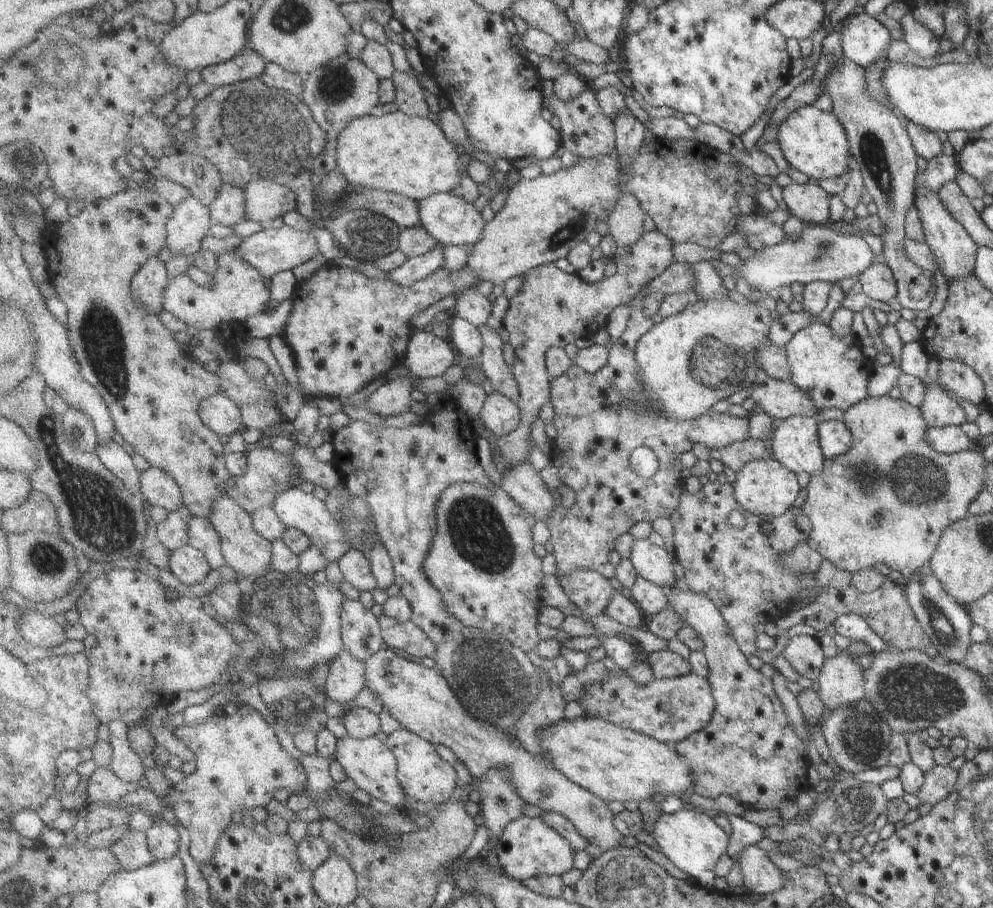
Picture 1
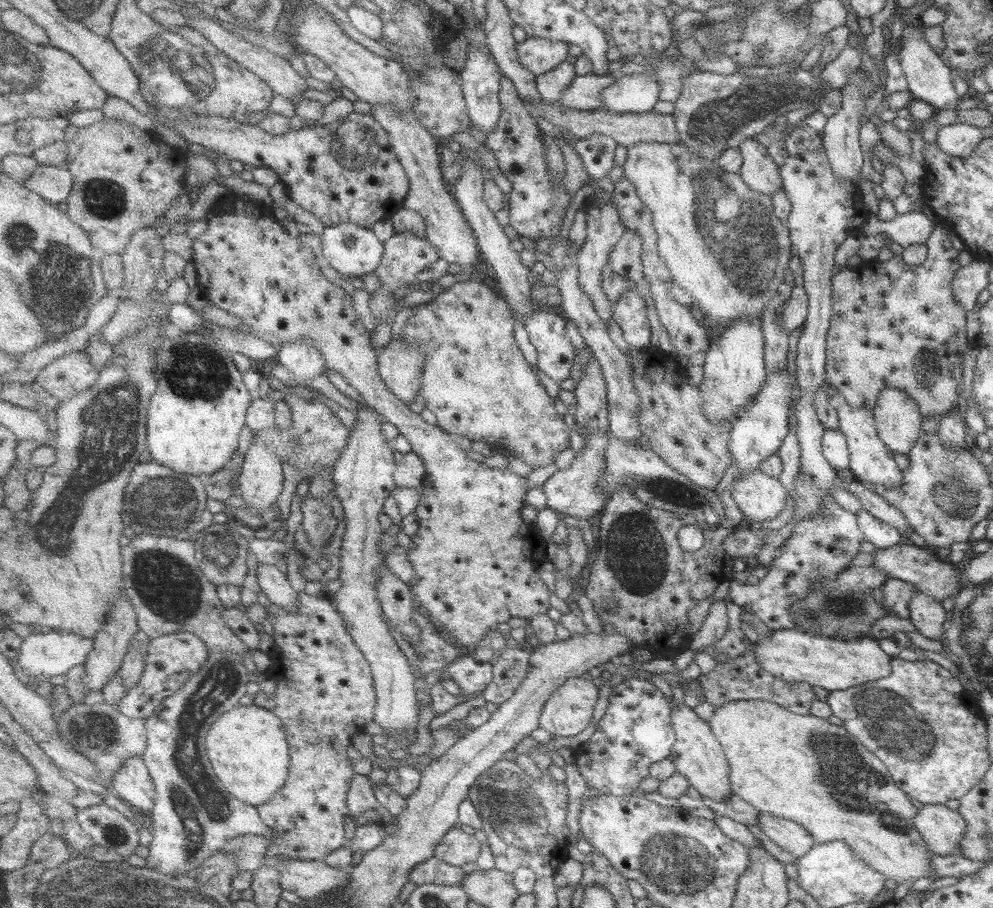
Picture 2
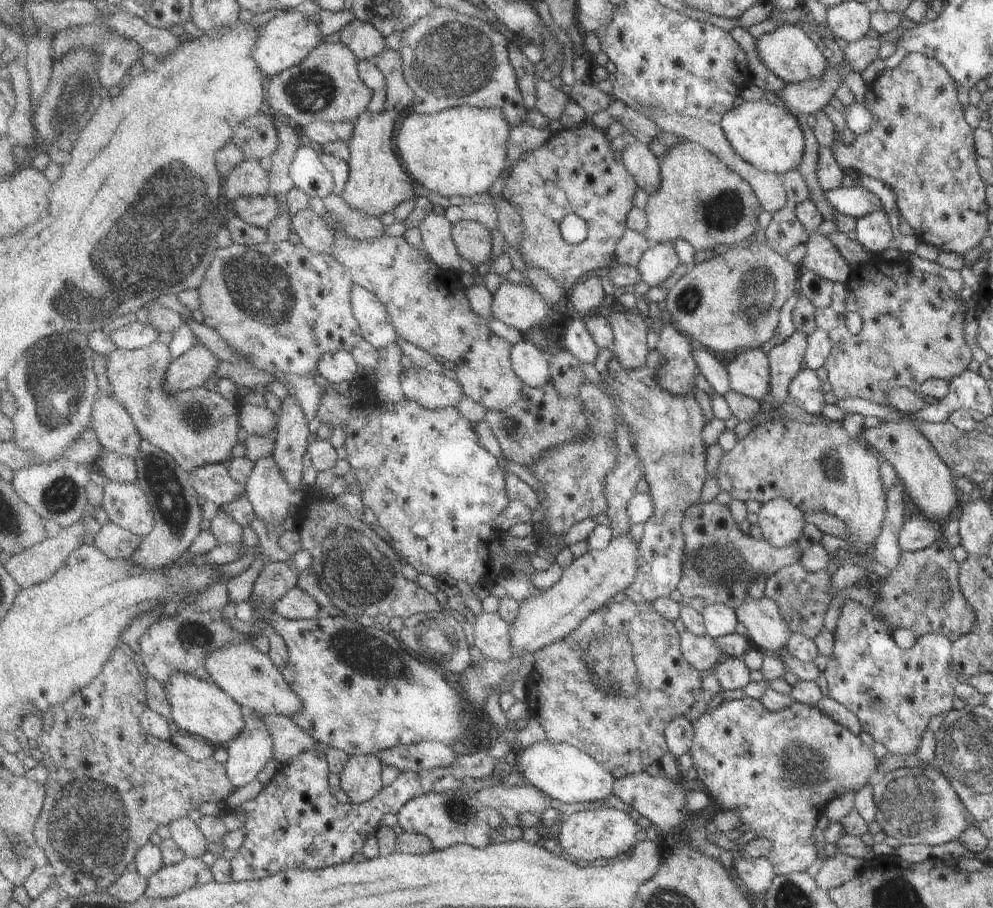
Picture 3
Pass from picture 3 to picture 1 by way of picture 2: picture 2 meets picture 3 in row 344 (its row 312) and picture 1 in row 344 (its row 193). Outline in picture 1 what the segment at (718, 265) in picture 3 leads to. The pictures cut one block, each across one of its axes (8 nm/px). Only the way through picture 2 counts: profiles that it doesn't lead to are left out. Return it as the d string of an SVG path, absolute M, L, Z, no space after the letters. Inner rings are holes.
M729 298L692 302L686 311L676 317L655 324L655 328L639 343L637 362L643 382L658 396L671 420L685 422L709 414L716 403L724 402L726 398L732 398L733 393L760 382L760 364L755 352L768 341L771 324L771 312L759 303L736 304Z

